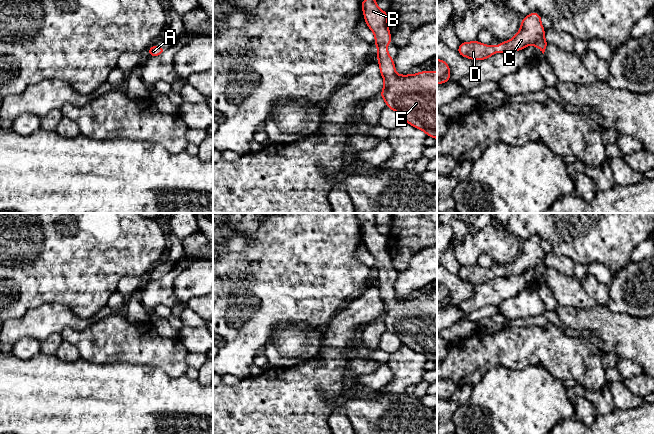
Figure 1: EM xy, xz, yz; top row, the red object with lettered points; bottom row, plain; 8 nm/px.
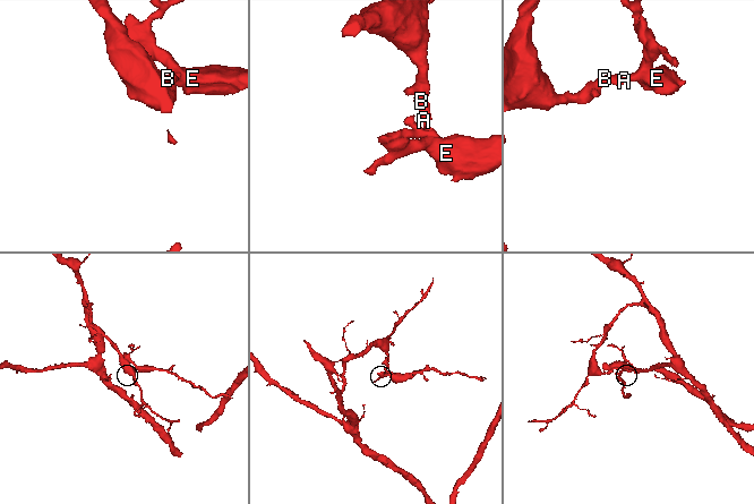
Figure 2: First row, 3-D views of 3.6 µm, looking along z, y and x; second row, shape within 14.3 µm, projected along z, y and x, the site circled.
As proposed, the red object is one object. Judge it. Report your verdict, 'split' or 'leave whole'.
leave whole

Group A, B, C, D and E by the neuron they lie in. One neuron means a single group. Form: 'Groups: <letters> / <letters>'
Groups: A B C D E

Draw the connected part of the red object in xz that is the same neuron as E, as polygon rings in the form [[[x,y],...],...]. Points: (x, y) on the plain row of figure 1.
[[[373,221],[362,224],[362,234],[376,261],[374,268],[378,271],[377,283],[384,303],[380,321],[402,344],[437,363],[437,295],[397,299],[394,282],[389,281],[386,270],[392,267],[387,236],[377,230]]]

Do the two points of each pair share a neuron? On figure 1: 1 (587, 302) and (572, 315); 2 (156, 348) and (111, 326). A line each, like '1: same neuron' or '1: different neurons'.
1: different neurons
2: same neuron

